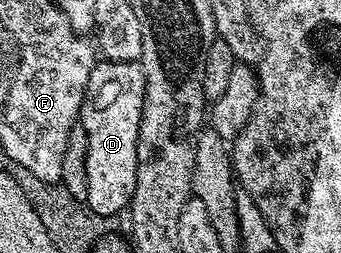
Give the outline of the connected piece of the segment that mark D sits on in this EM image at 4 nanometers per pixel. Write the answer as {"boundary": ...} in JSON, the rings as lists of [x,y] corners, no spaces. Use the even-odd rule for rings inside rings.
{"boundary":[[[106,59],[94,63],[79,117],[79,127],[87,134],[87,198],[84,203],[95,213],[106,218],[113,218],[116,212],[124,213],[135,194],[137,139],[144,97],[145,79],[140,63],[115,62]]]}

